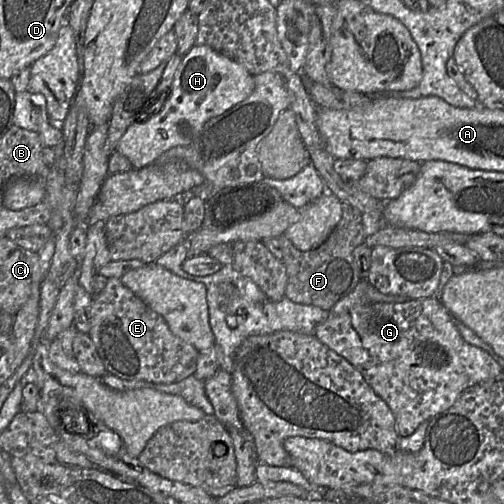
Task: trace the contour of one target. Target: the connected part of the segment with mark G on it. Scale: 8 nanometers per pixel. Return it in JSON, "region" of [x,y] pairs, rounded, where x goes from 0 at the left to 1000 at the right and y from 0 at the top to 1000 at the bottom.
{"region":[[[865,587],[655,615],[621,663],[692,716],[768,800],[796,867],[815,863],[841,835],[891,812],[925,772],[998,734],[964,696],[919,673]]]}

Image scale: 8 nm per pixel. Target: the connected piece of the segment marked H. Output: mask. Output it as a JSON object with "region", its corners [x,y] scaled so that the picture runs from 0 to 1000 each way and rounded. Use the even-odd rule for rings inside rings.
{"region":[[[387,89],[361,111],[317,220],[250,254],[232,298],[266,333],[300,327],[341,292],[377,286],[407,242],[492,194],[504,175],[504,151],[482,129],[415,91]]]}

